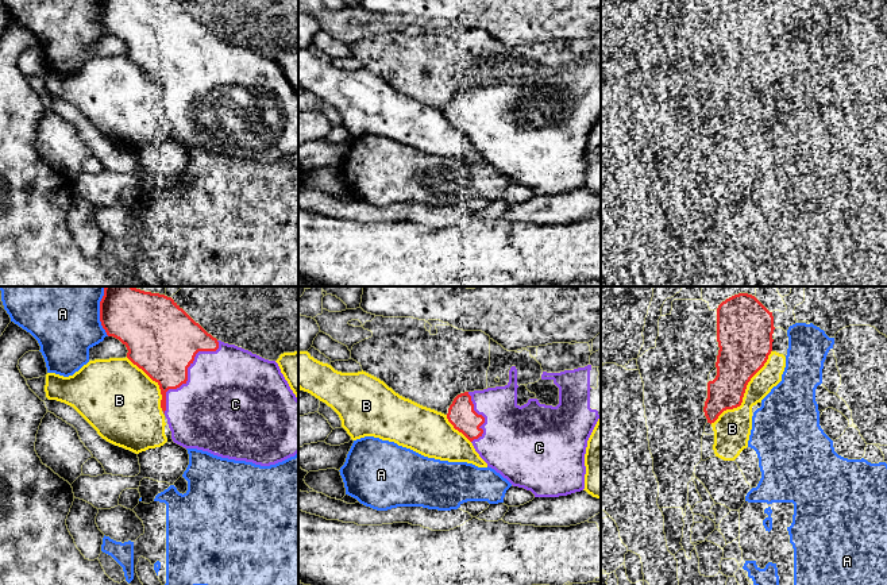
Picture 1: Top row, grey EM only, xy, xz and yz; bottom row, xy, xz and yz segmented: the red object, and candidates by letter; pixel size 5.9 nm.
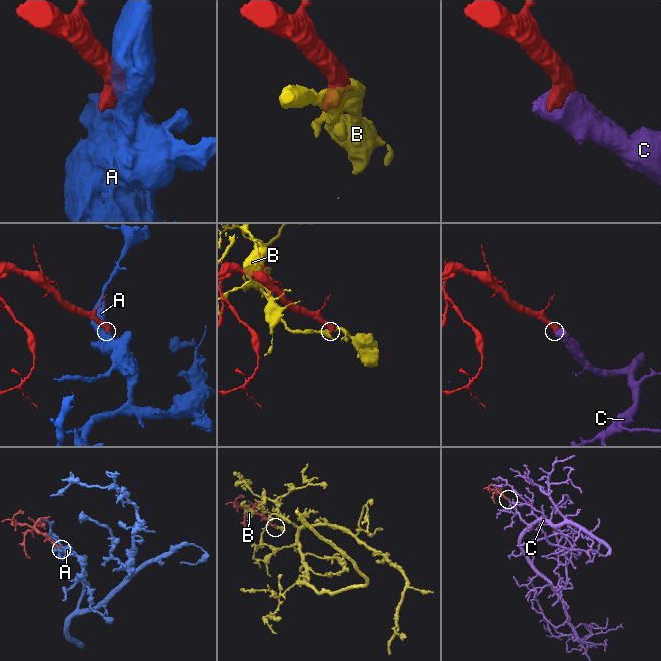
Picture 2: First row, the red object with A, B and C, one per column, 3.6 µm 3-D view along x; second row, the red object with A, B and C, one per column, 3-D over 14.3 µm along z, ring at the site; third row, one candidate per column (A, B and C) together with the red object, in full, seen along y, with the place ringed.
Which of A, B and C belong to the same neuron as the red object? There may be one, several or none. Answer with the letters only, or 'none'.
C

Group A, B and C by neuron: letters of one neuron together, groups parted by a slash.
A / B / C

